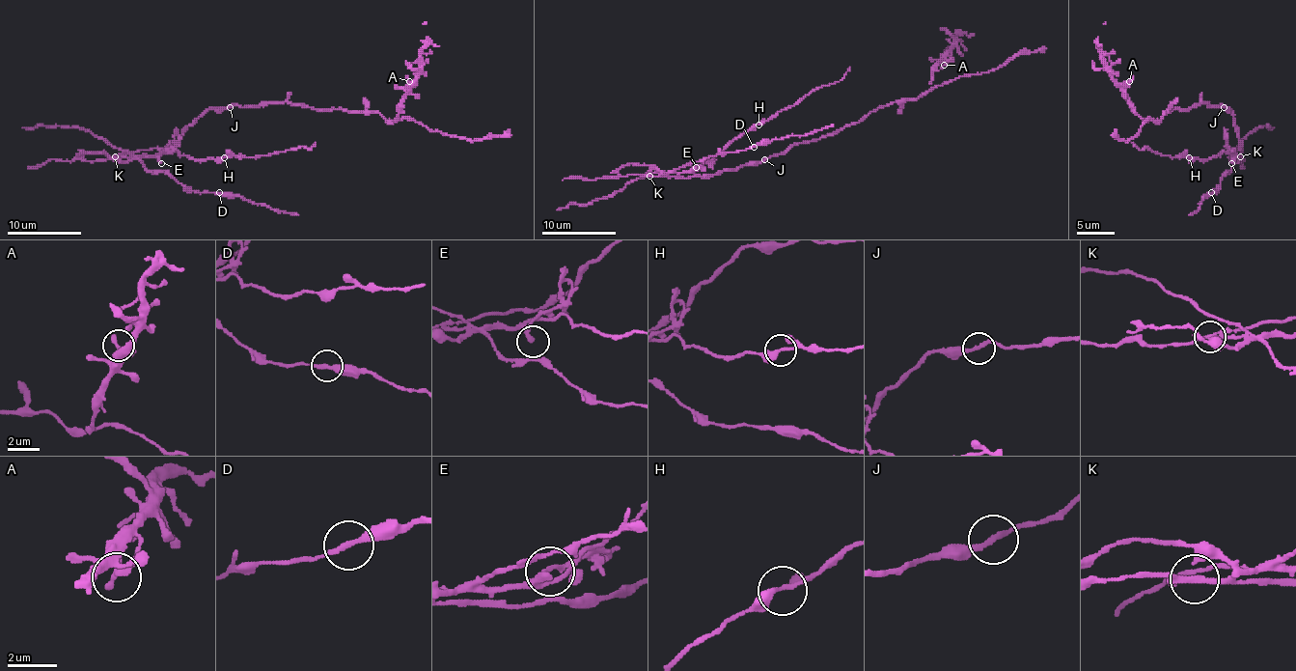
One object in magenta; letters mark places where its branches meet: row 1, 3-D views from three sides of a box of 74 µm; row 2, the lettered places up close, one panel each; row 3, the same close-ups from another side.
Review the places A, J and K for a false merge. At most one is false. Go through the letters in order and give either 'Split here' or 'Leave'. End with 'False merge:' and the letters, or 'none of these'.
A: Leave
J: Leave
K: Split here
False merge: K

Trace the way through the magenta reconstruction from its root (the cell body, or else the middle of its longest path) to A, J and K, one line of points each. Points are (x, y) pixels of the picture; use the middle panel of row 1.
A: (750, 165), (833, 135), (889, 104), (917, 100), (944, 65)
J: (750, 165), (757, 165), (764, 159)
K: (750, 165), (686, 178), (649, 177)

